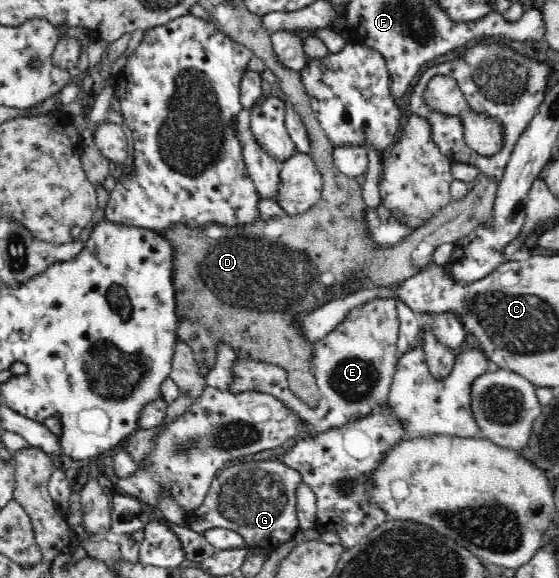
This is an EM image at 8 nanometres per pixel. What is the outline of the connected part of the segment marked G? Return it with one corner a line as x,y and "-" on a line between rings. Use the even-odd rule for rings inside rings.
251,461
222,469
222,472
211,481
208,494
202,504
187,514
190,528
200,535
211,529
224,528
242,536
243,542
249,549
256,548
267,552
274,550
290,542
301,530
296,506
296,486
301,481
302,477
296,470
277,461

